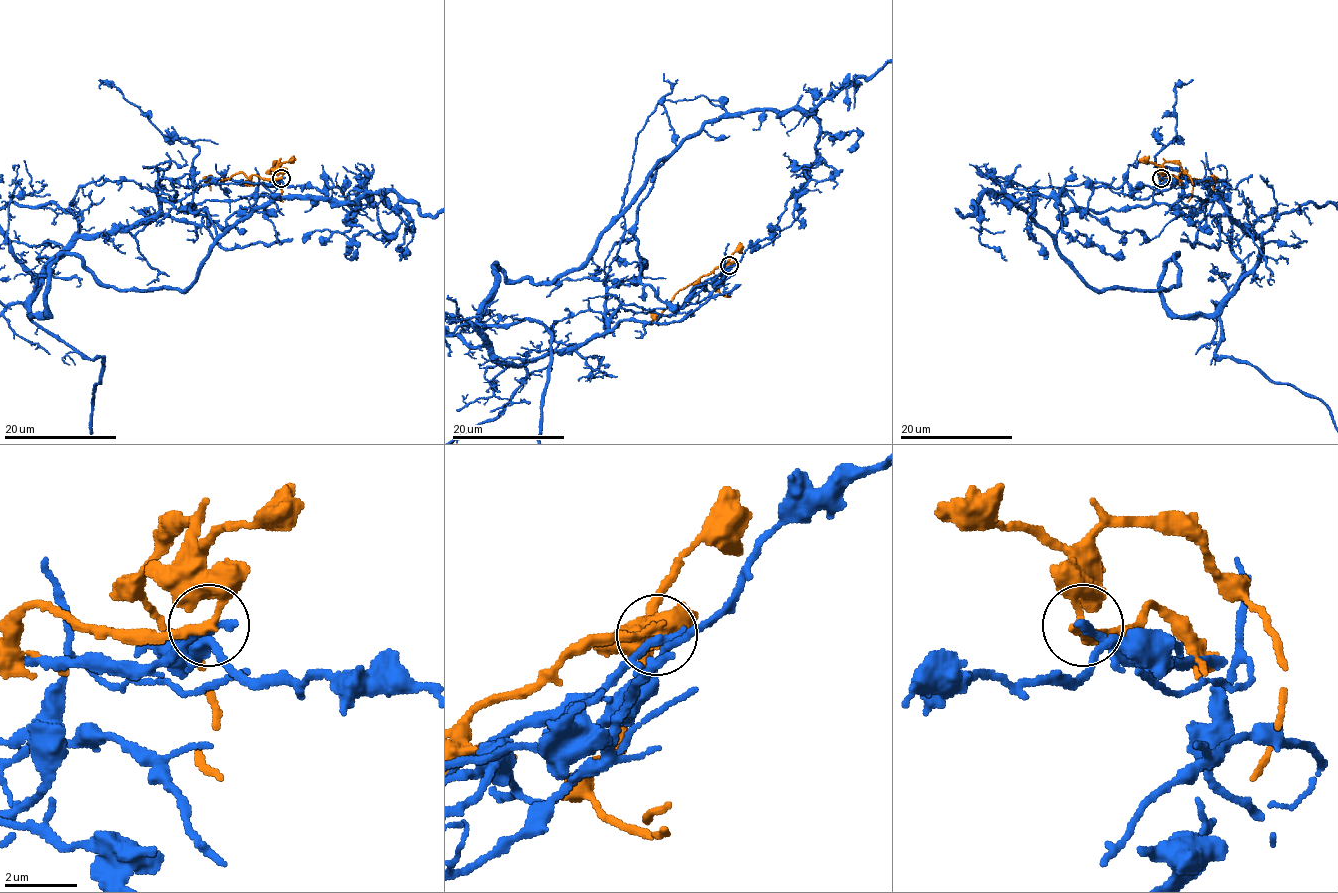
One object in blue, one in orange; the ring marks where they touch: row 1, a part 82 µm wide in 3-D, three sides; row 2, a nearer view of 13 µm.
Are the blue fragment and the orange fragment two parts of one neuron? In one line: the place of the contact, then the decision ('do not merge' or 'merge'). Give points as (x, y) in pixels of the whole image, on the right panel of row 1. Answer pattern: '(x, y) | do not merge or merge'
(1161, 178) | do not merge

